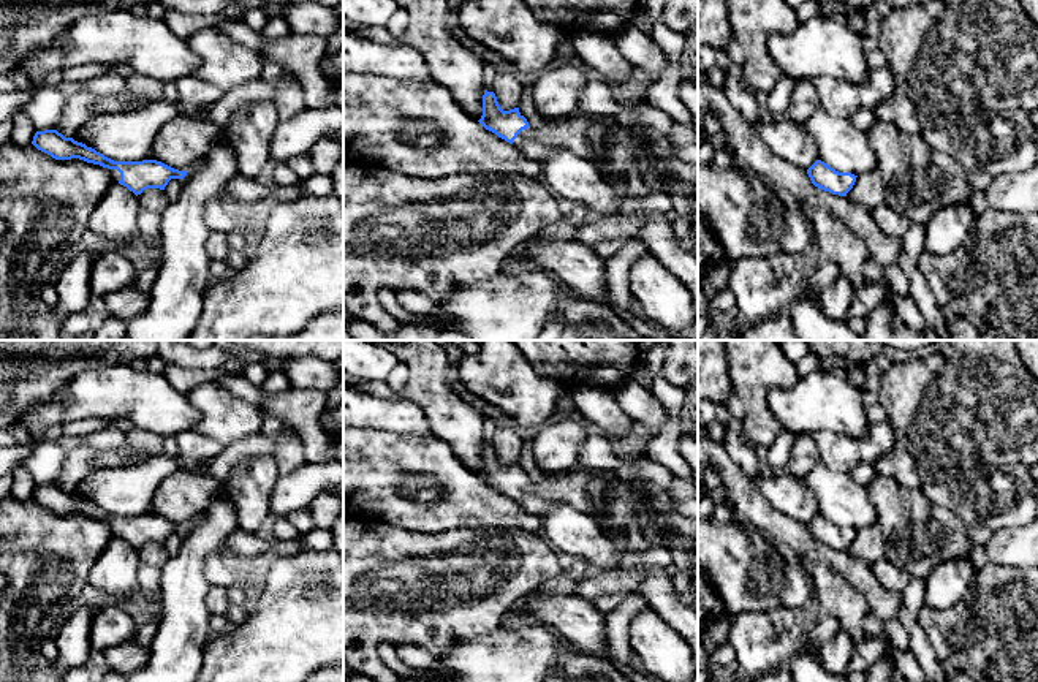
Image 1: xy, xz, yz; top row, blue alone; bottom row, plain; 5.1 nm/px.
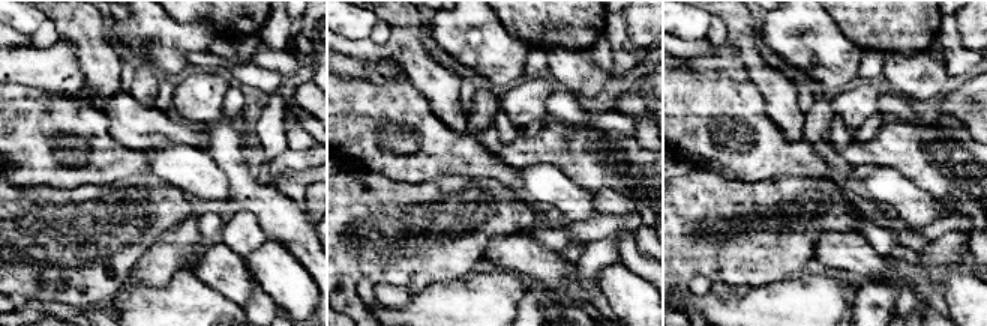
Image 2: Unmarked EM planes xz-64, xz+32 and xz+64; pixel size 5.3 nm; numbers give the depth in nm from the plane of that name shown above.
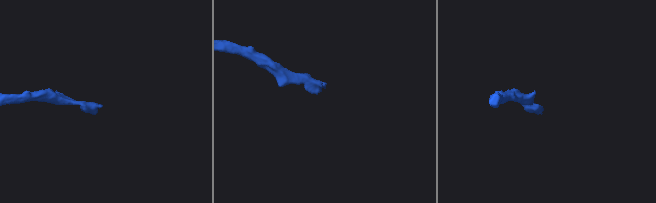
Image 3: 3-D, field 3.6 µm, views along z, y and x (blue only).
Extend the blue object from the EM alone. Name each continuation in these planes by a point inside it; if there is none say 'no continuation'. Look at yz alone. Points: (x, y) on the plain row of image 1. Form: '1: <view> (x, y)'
no continuation

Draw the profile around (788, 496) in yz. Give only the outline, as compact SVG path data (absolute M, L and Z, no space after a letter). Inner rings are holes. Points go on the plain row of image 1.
M785 472L760 476L756 489L780 514L807 525L816 514L816 498L801 478Z

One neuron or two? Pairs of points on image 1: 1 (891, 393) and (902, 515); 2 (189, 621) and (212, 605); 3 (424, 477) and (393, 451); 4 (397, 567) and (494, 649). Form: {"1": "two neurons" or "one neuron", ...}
{"1": "two neurons", "2": "two neurons", "3": "one neuron", "4": "two neurons"}

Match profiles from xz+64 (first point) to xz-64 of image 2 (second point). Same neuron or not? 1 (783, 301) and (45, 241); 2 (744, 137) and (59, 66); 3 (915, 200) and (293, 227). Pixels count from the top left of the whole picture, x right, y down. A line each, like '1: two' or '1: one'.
1: two
2: two
3: two

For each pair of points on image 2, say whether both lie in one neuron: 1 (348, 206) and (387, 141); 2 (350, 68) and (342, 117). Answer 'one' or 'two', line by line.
1: two
2: two

